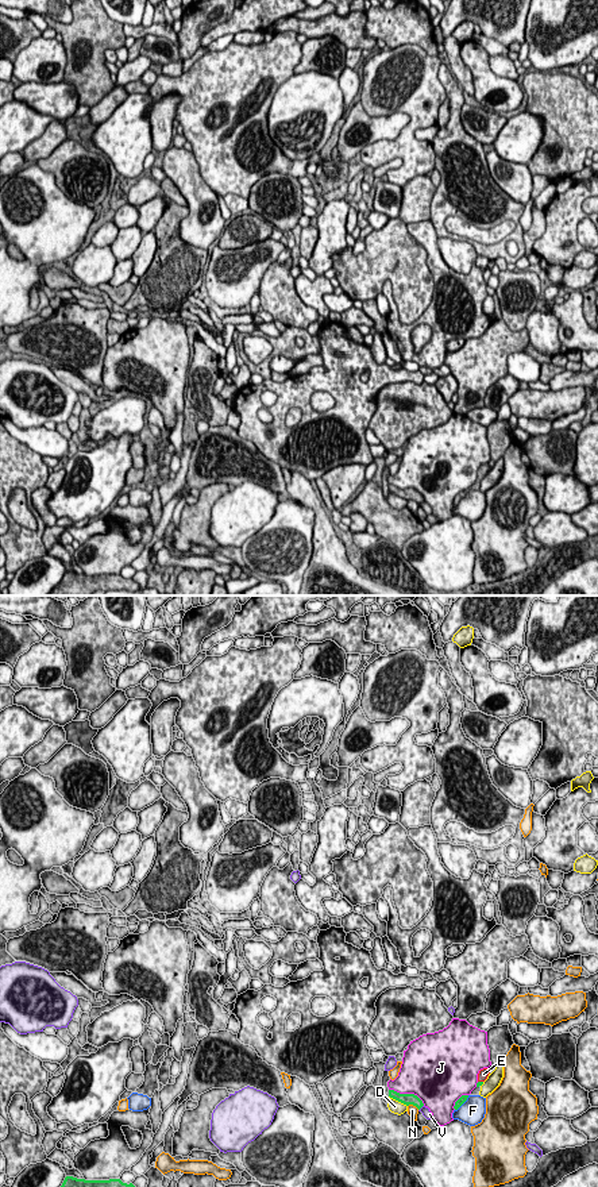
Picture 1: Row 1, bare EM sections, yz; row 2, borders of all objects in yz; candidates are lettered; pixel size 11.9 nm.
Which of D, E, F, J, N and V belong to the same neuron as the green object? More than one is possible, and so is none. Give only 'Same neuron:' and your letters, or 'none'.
Same neuron: E

